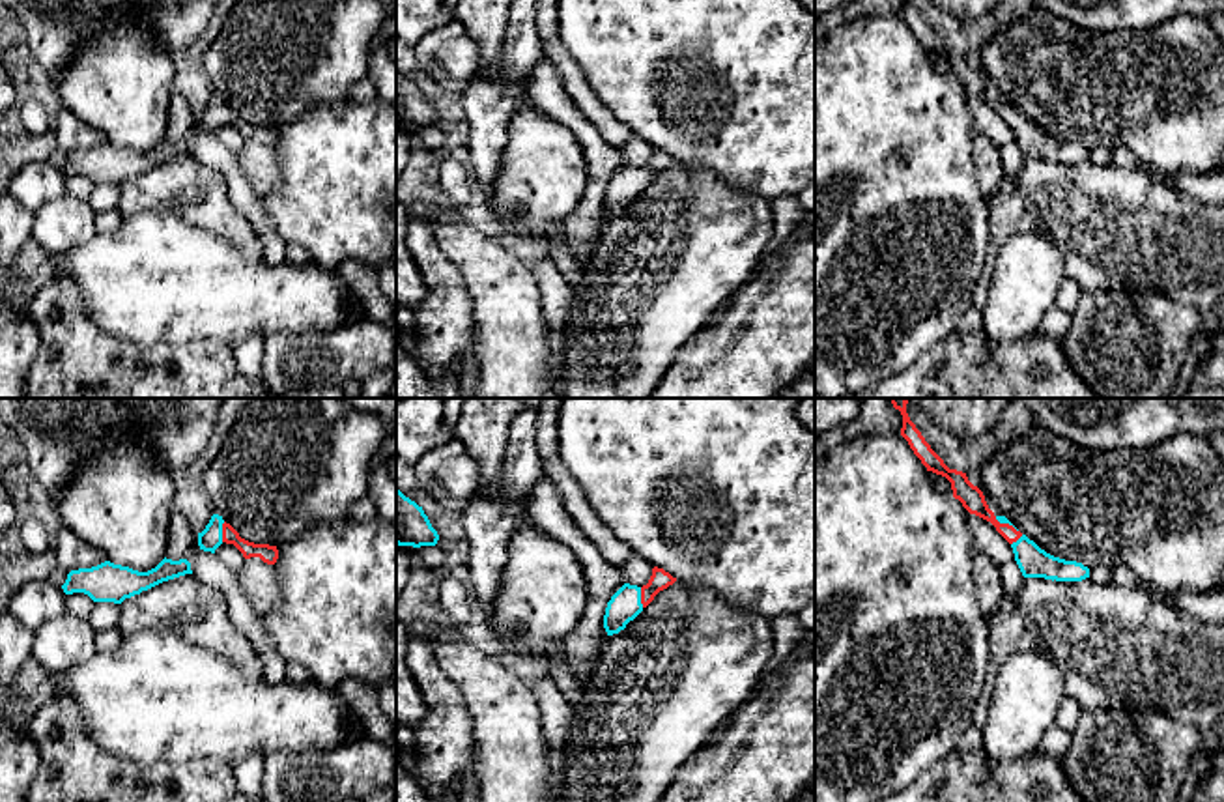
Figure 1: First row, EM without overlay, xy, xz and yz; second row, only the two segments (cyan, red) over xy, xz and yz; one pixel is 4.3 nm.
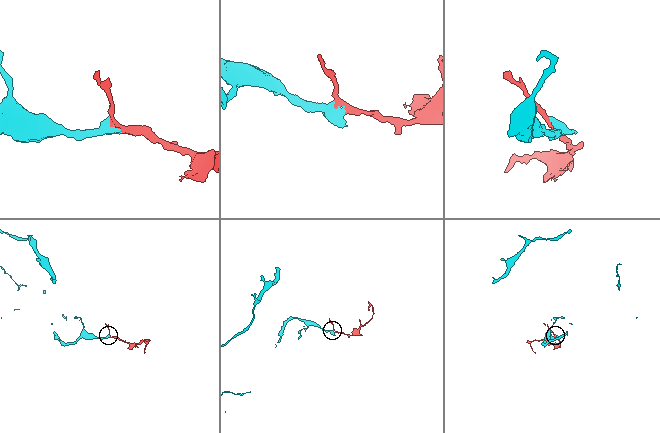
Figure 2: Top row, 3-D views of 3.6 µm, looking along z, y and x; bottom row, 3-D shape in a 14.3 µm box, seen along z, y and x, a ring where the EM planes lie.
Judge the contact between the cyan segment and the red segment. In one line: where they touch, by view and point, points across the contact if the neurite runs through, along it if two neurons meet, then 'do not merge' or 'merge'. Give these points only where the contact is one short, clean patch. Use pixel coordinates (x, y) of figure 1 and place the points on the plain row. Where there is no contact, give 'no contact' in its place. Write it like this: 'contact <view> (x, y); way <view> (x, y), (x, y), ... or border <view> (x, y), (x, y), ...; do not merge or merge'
contact xy (221, 113); way xy (210, 120), (221, 113), (249, 131), (268, 135); merge

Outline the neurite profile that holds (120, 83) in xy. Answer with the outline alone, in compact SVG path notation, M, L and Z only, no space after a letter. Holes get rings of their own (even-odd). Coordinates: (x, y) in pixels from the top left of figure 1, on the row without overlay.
M120 13L86 41L71 65L54 77L54 86L62 107L95 127L107 142L148 153L166 138L174 73L172 54Z

